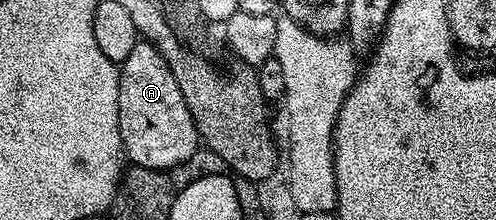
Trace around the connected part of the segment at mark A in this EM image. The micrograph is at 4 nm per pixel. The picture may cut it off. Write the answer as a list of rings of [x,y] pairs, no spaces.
[[[140,40],[128,52],[128,60],[120,63],[118,75],[118,123],[122,137],[122,149],[127,159],[131,158],[134,166],[143,166],[146,170],[173,171],[181,162],[187,162],[199,149],[198,129],[192,120],[192,112],[184,104],[184,96],[180,96],[180,84],[176,76],[172,76],[172,68],[164,60],[162,53],[152,42]]]

